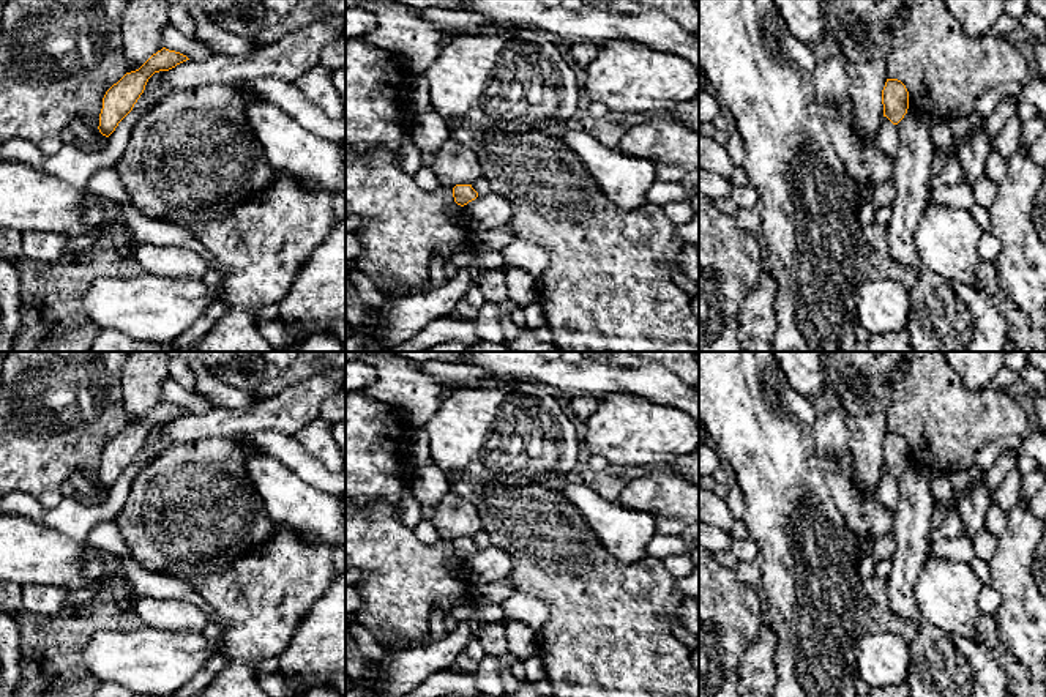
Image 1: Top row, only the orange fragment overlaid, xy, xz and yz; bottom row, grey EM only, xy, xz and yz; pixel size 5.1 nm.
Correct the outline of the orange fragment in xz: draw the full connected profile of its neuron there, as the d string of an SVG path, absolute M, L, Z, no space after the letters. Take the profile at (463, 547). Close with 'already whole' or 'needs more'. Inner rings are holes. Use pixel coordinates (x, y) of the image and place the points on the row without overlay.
M456 538L453 541L454 555L461 560L478 550L478 546L472 541L472 538Z; already whole

